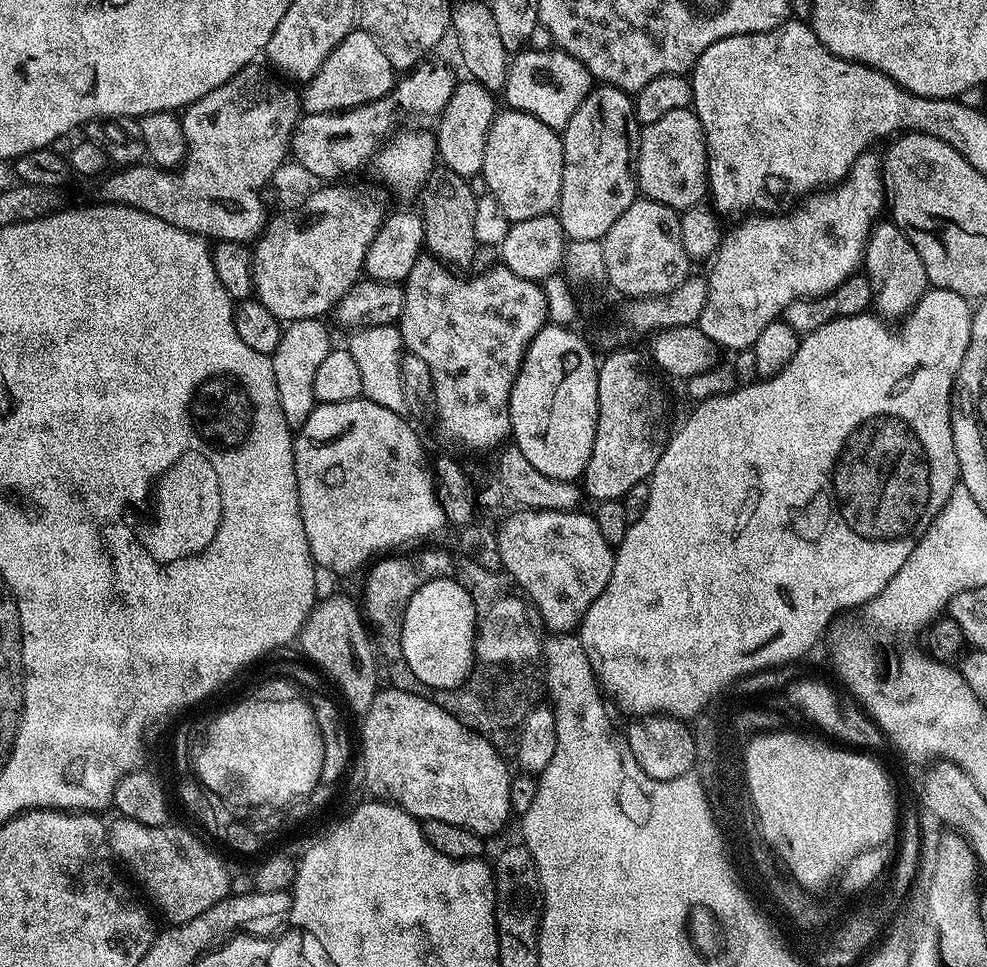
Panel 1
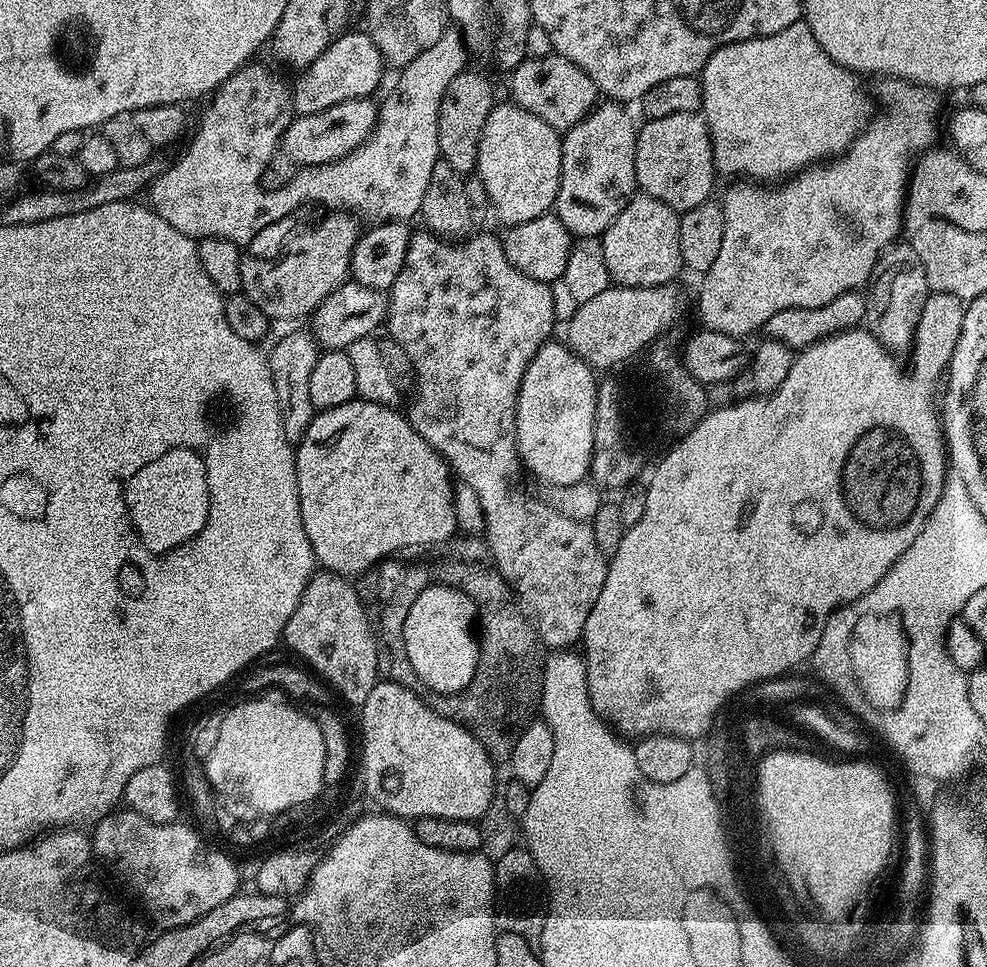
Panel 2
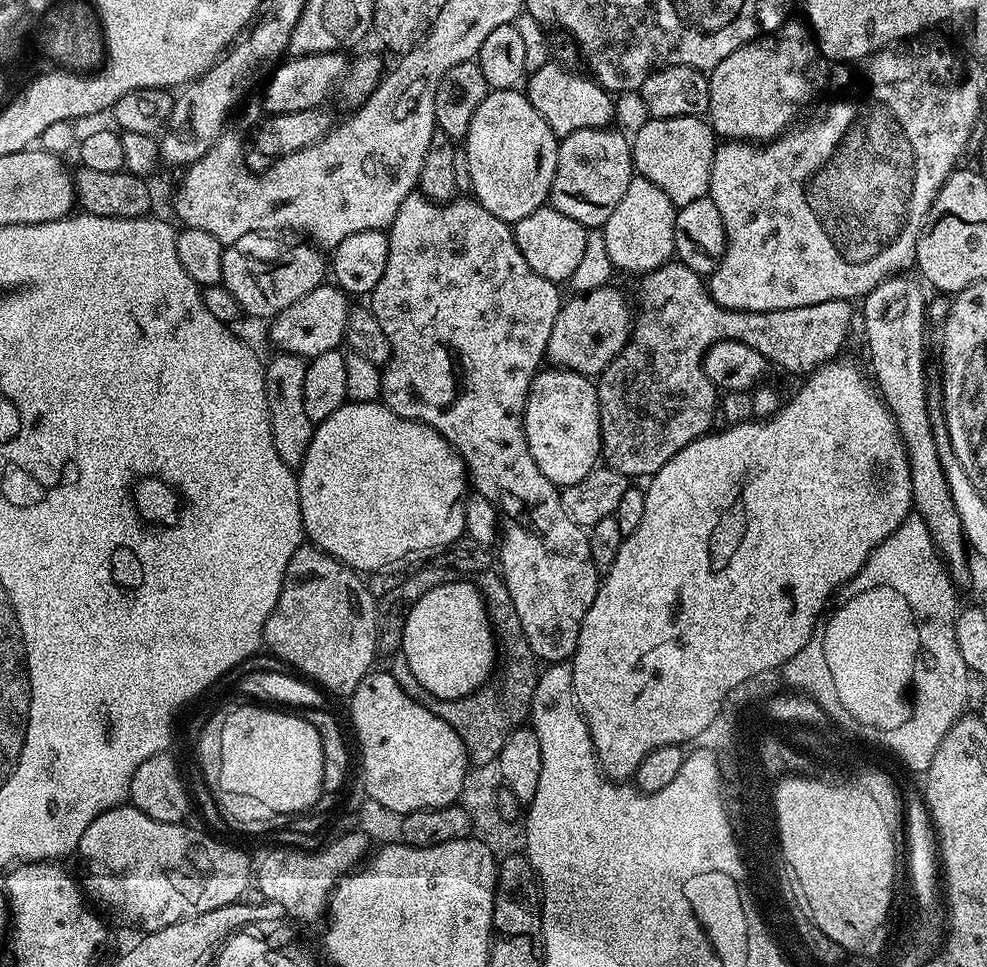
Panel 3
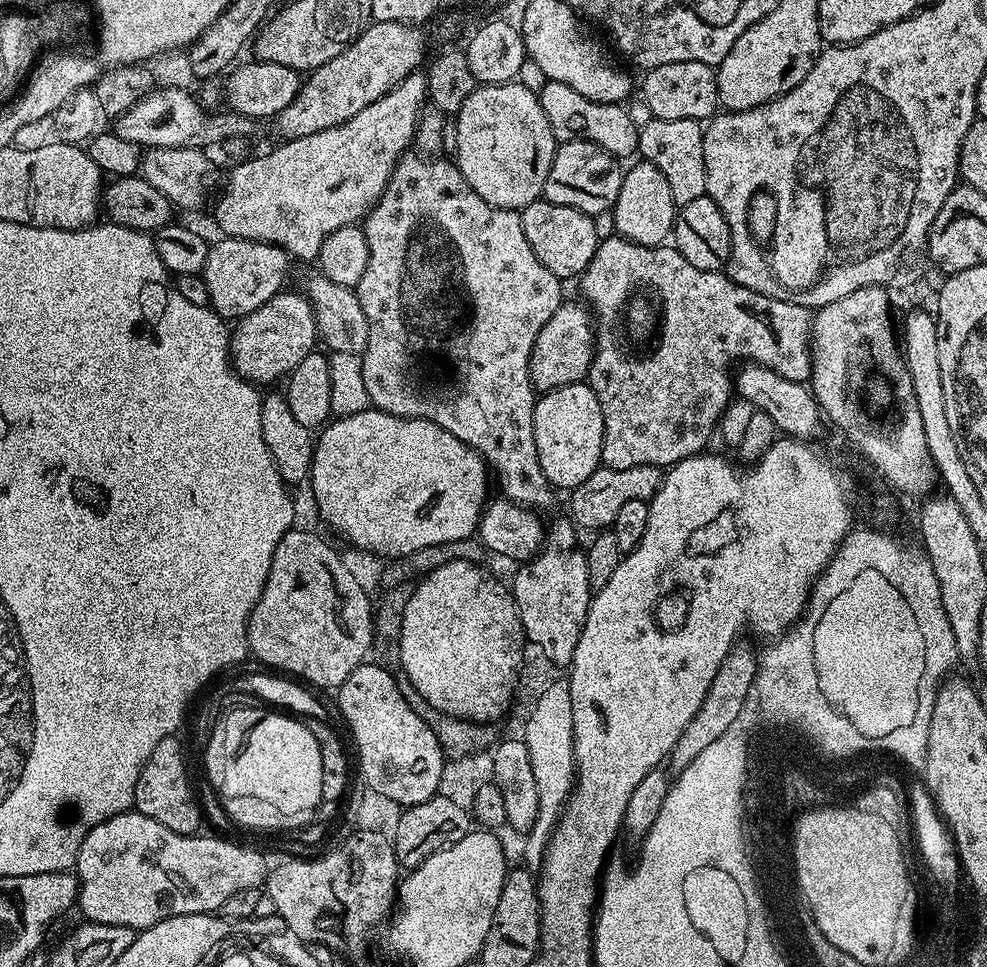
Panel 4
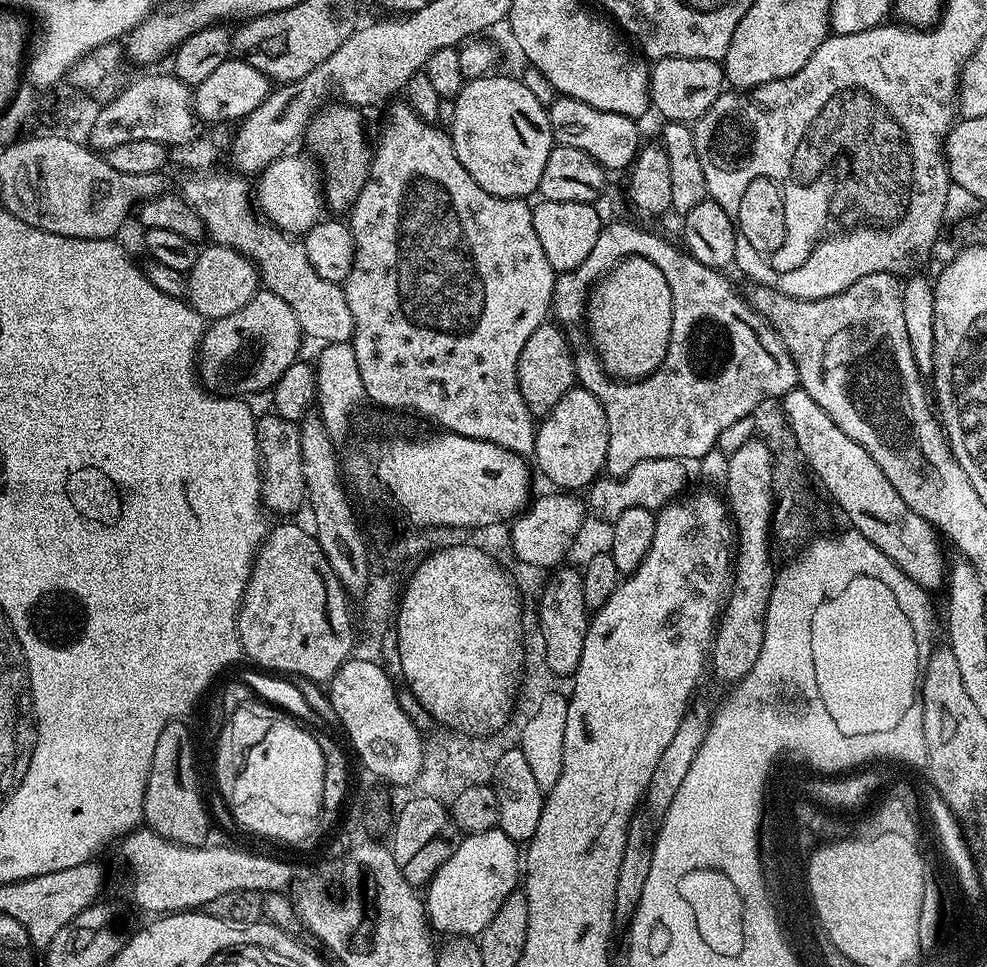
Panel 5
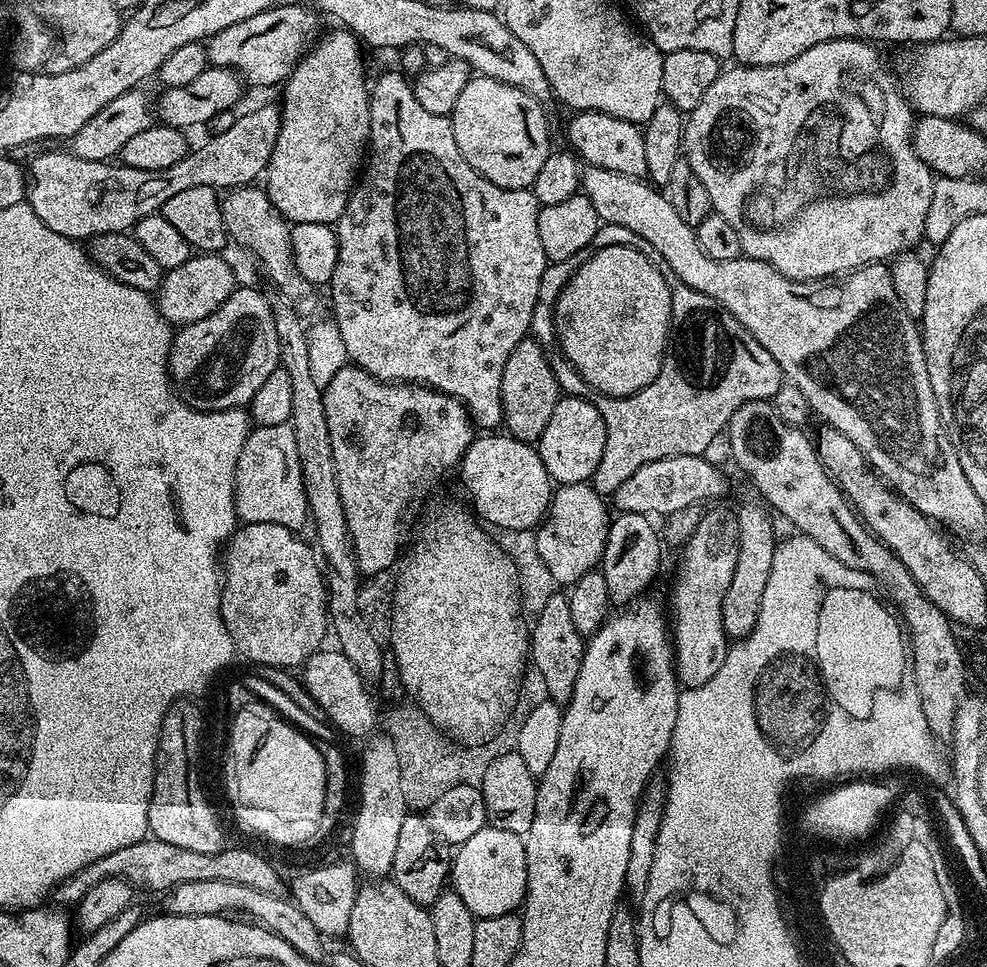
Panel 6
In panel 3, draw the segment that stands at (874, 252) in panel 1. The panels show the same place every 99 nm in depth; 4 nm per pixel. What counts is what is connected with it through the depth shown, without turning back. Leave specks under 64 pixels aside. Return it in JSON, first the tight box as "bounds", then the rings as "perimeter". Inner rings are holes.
{"bounds":[862,274,970,573],"perimeter":[[[897,274],[889,276],[873,292],[863,297],[862,304],[868,360],[872,363],[871,375],[875,387],[884,397],[884,403],[896,419],[900,436],[904,439],[904,449],[908,451],[915,515],[921,516],[926,522],[940,559],[953,573],[960,572],[968,564],[970,549],[964,538],[962,518],[958,518],[958,510],[938,458],[938,448],[934,446],[928,410],[928,380],[924,378],[926,295],[908,274]]]}

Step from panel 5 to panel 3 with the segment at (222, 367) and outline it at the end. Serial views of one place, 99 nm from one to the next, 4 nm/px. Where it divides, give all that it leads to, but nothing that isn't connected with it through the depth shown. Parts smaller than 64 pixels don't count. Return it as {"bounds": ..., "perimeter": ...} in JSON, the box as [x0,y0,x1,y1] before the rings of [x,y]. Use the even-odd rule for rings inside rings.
{"bounds":[271,282,349,358],"perimeter":[[[325,282],[320,284],[306,298],[298,298],[294,306],[286,306],[271,321],[272,340],[280,352],[292,352],[296,356],[311,358],[321,356],[327,352],[335,352],[345,343],[348,331],[349,293],[336,287],[335,283]]]}

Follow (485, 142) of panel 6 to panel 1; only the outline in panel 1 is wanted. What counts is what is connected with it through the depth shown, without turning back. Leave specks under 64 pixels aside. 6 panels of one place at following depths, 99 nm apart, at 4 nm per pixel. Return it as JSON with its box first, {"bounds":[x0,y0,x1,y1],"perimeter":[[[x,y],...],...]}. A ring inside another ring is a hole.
{"bounds":[482,110,564,221],"perimeter":[[[504,110],[490,126],[486,140],[486,158],[482,162],[482,181],[496,199],[505,221],[547,216],[557,211],[562,190],[564,141],[555,128],[538,122],[525,112]]]}

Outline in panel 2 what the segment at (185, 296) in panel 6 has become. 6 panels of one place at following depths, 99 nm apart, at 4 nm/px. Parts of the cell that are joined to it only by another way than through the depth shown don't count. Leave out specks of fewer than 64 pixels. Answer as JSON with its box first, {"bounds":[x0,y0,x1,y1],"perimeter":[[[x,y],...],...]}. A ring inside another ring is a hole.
{"bounds":[240,214,362,321],"perimeter":[[[328,214],[313,232],[297,242],[296,252],[271,260],[241,259],[240,286],[244,295],[273,321],[288,320],[291,316],[309,317],[339,284],[349,279],[350,258],[362,231],[355,219],[352,214]]]}

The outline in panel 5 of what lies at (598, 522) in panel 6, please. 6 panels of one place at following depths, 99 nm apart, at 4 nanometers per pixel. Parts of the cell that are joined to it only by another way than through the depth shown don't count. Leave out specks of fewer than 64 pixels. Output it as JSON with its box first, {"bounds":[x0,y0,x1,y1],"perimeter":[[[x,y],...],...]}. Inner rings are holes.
{"bounds":[511,490,586,570],"perimeter":[[[552,490],[549,496],[538,496],[511,521],[512,552],[522,562],[530,562],[530,566],[538,566],[542,570],[552,570],[571,550],[572,543],[575,542],[576,535],[579,534],[580,527],[584,524],[586,508],[581,501],[579,504],[572,497],[575,495],[565,494],[560,490]]]}

